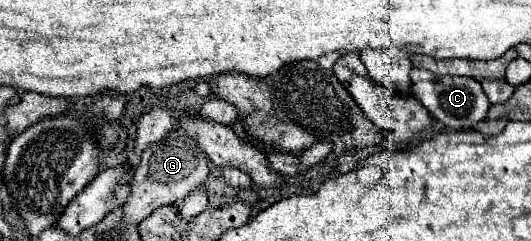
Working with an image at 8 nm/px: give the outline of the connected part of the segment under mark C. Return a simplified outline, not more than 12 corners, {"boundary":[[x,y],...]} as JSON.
{"boundary":[[411,71],[413,95],[445,127],[473,129],[489,99],[471,77]]}

